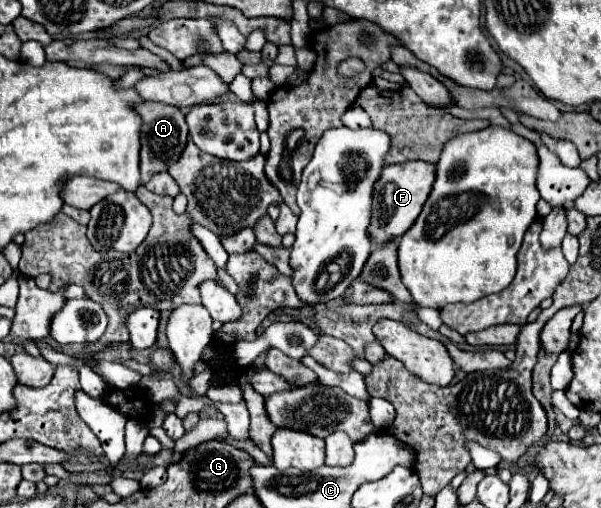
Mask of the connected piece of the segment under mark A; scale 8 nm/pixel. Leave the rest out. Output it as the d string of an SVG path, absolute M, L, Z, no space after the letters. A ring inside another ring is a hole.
M145 101L137 107L139 115L143 119L143 137L141 137L141 185L145 185L155 173L167 171L169 165L173 165L179 155L183 153L187 145L187 123L181 109L165 105L165 103L151 103Z

